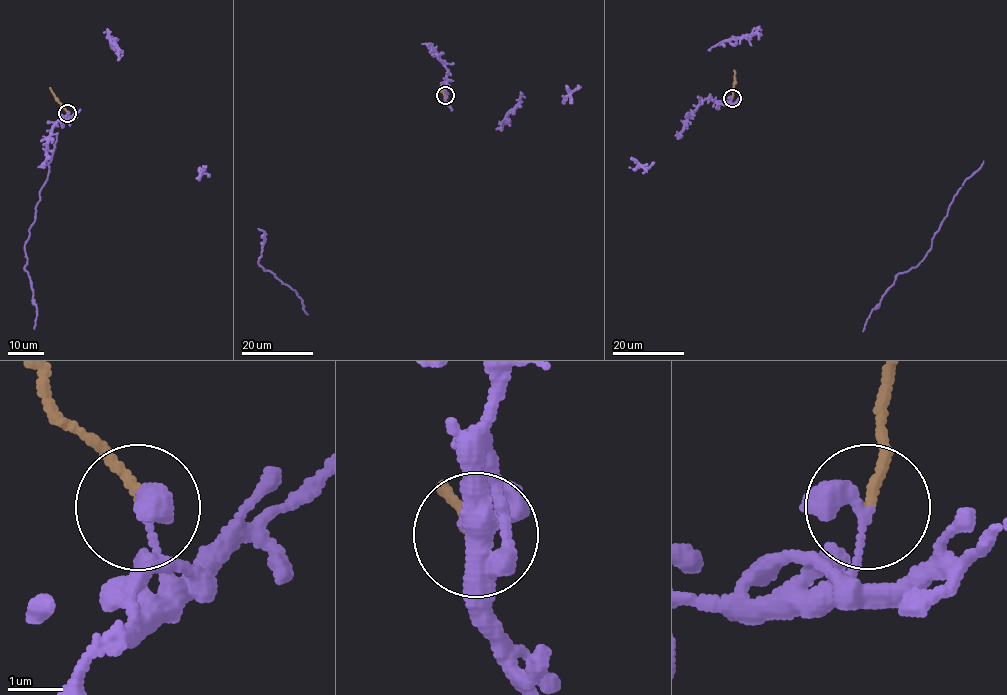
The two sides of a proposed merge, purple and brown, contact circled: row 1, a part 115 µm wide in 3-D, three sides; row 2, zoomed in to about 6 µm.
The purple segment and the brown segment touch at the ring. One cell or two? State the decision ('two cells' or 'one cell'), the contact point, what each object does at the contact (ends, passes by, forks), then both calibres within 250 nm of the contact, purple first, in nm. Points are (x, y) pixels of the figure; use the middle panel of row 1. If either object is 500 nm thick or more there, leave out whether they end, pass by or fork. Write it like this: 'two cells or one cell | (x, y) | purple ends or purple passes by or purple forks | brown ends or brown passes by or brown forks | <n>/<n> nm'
two cells | (445, 95) | purple passes by | brown ends | 240/150 nm

